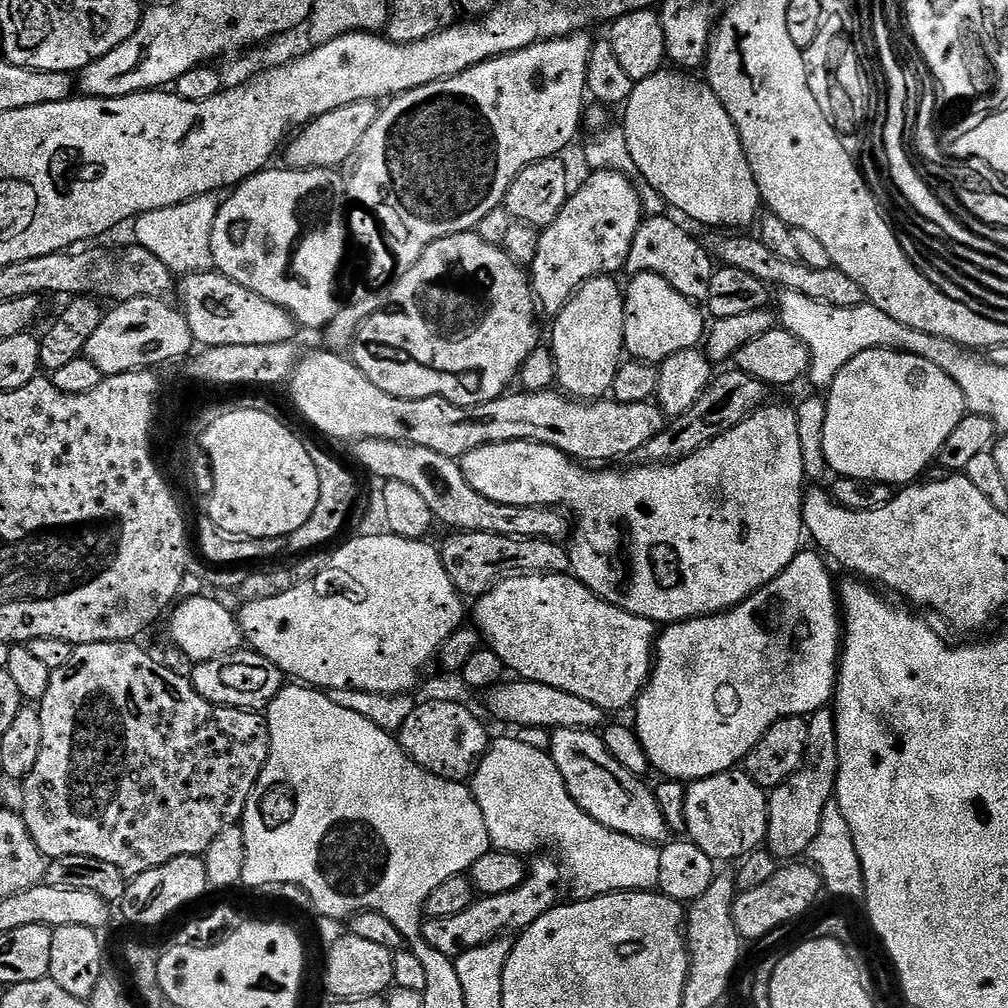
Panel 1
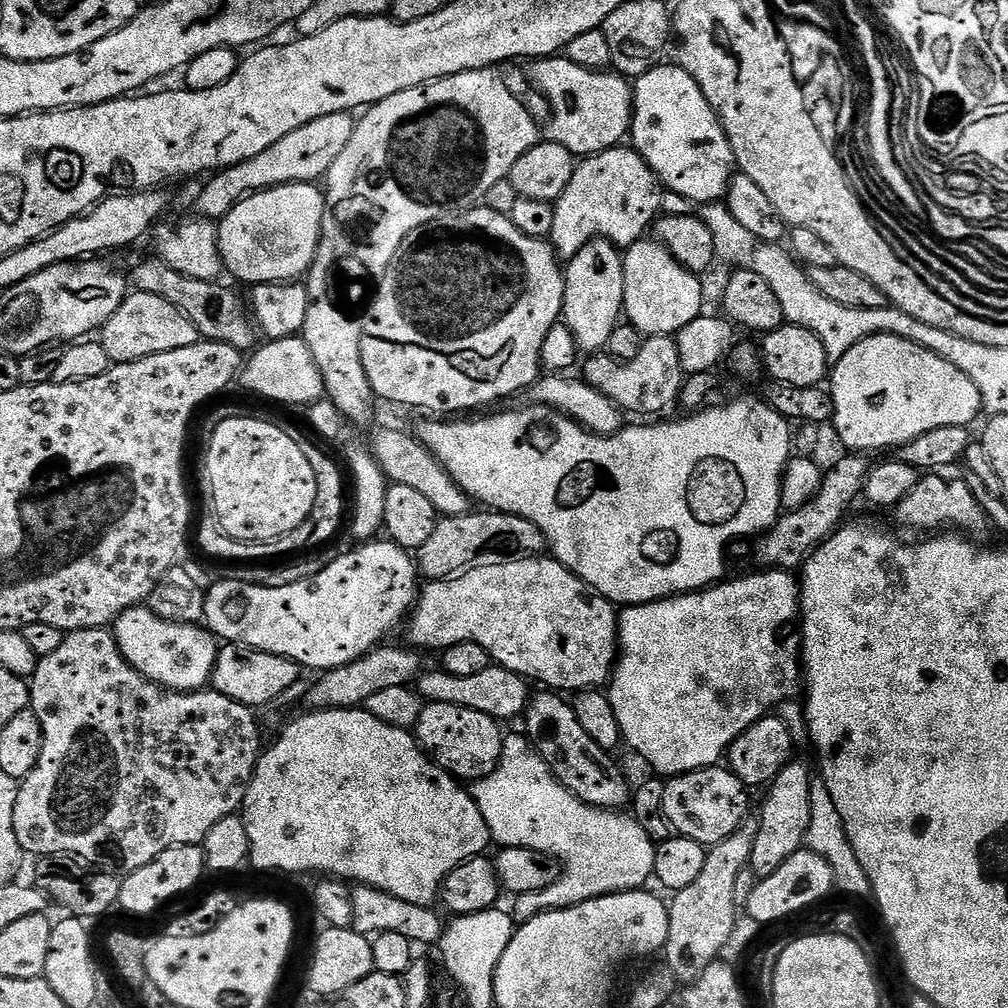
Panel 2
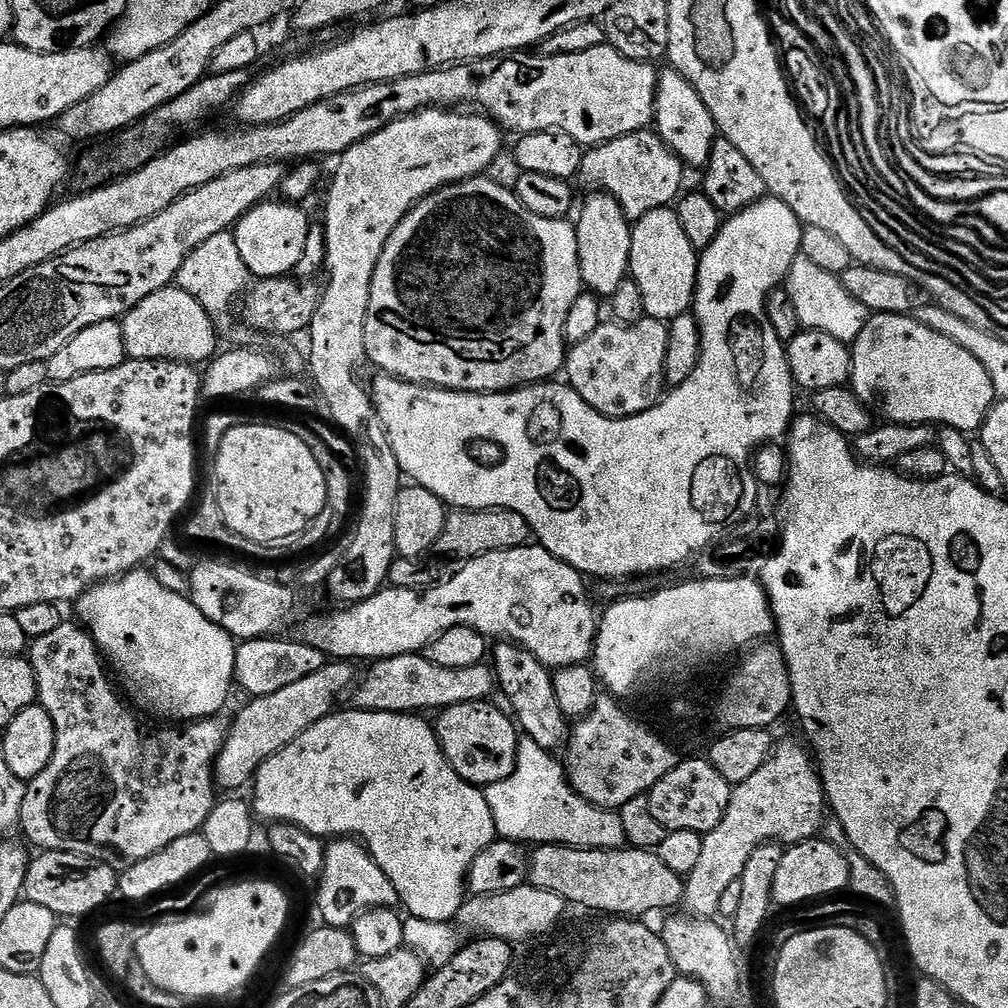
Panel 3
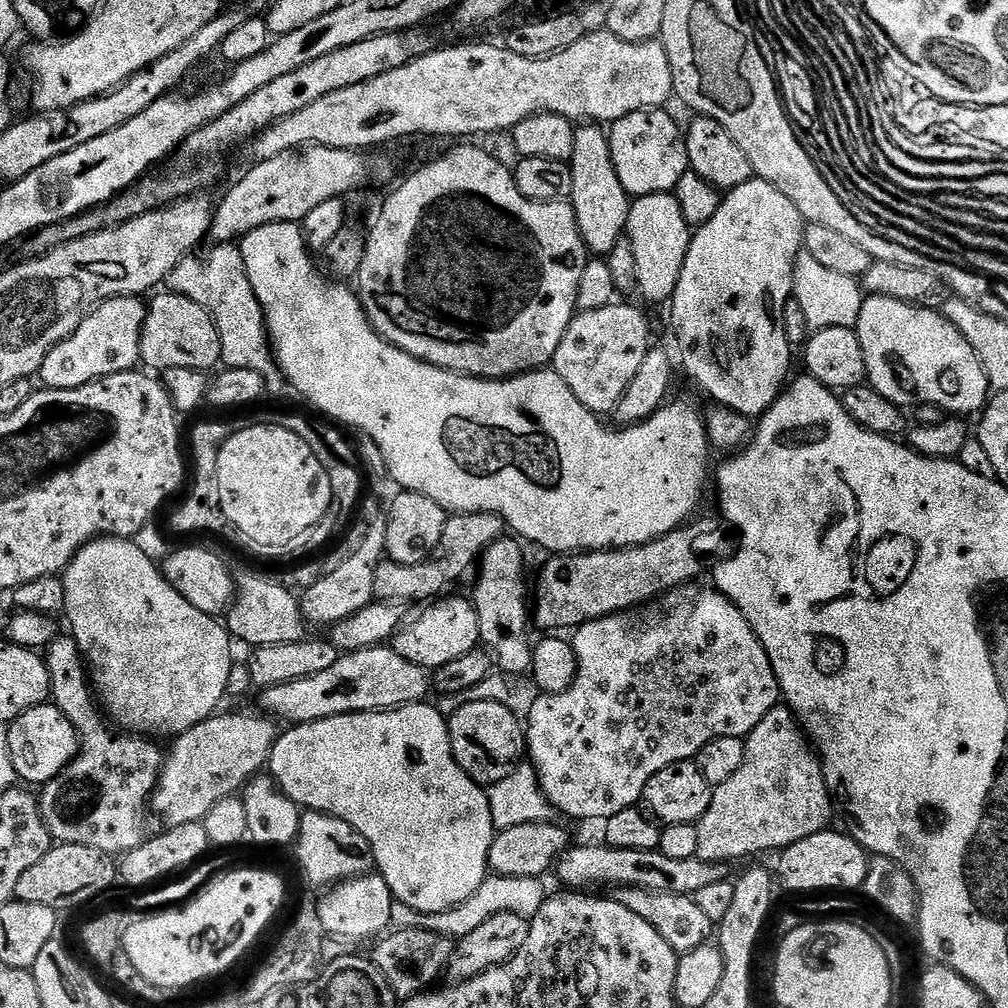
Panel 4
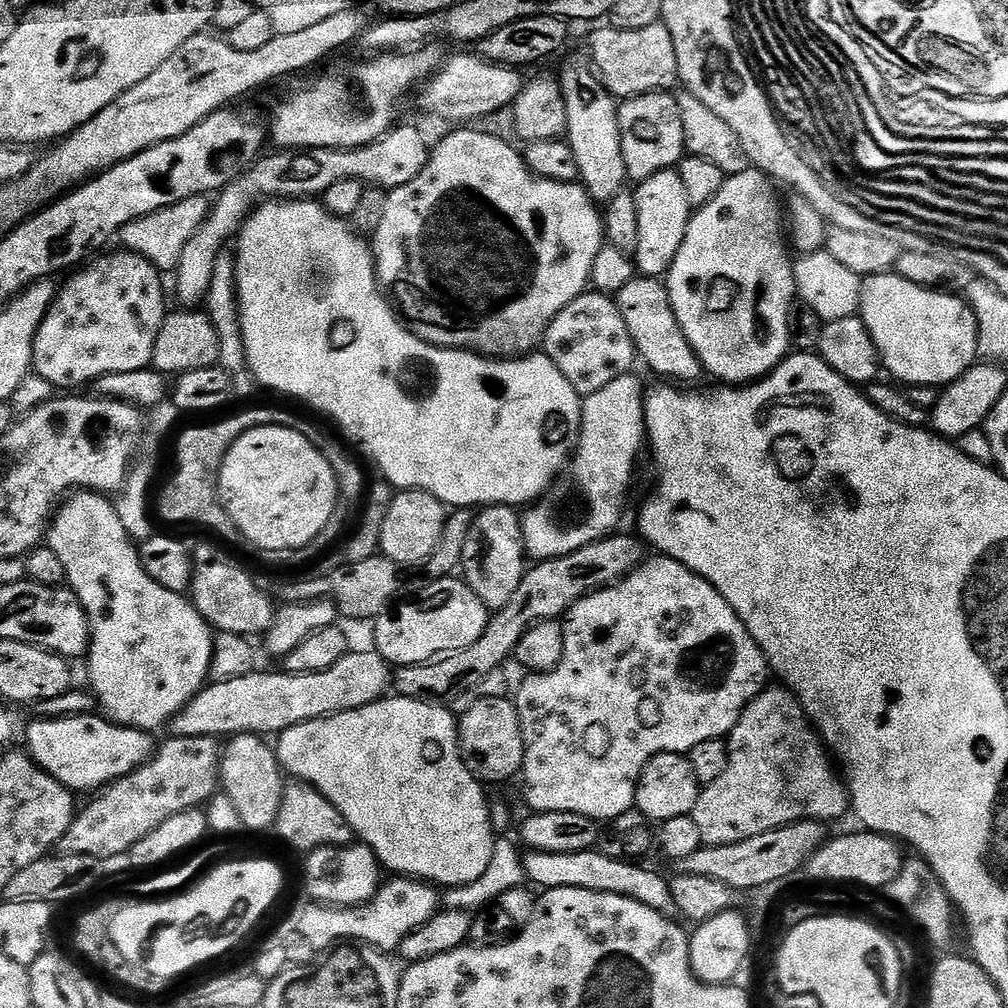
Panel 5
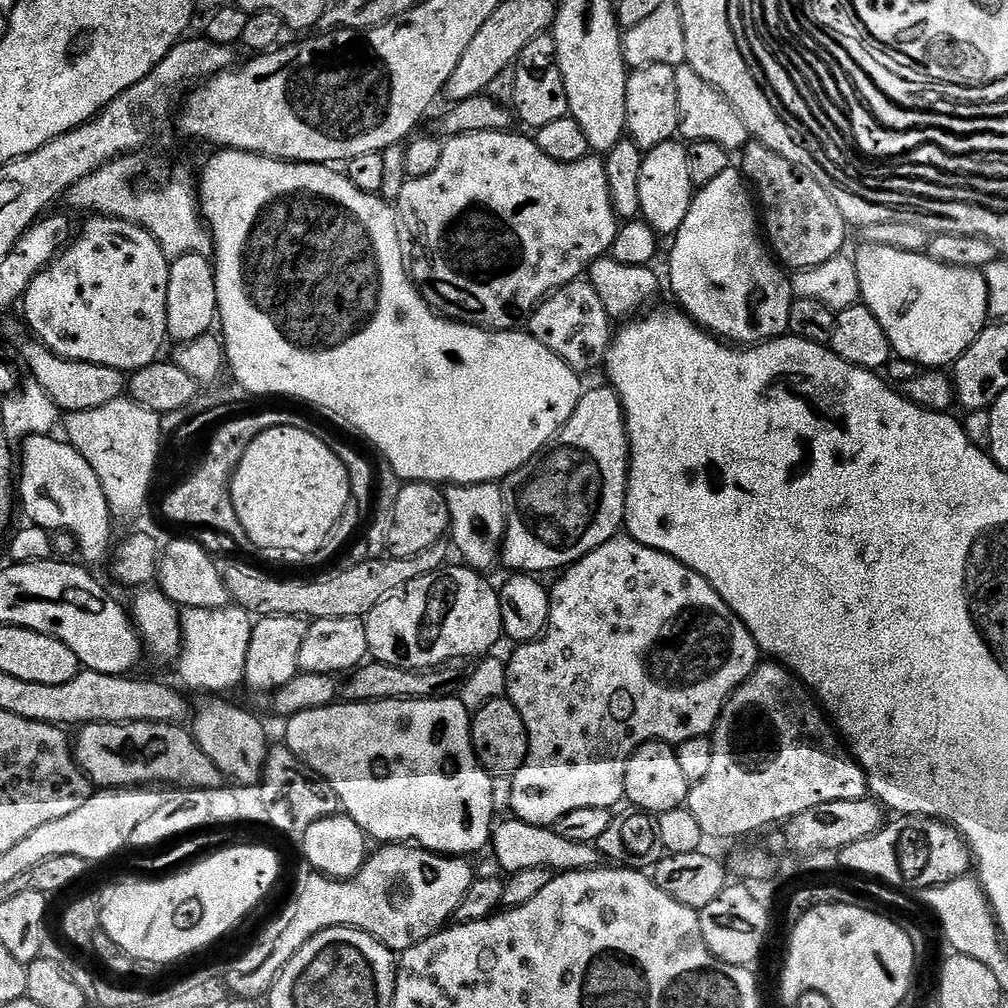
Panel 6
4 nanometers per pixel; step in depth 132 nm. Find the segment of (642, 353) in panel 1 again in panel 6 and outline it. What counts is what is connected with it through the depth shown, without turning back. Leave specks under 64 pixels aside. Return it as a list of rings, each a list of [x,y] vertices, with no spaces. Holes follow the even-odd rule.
[[[675,139],[662,142],[662,146],[654,146],[644,152],[642,162],[642,174],[638,178],[638,198],[640,199],[640,216],[644,223],[655,230],[657,237],[675,237],[676,232],[686,222],[686,214],[692,205],[694,189],[690,182],[690,158],[688,157],[687,147],[683,143],[676,144]]]

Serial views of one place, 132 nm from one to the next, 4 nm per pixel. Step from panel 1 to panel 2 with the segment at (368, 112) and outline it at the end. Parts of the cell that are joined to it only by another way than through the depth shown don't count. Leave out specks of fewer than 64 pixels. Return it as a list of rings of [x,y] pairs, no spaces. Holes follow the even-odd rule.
[[[347,112],[326,114],[326,118],[314,118],[314,122],[306,122],[306,126],[298,126],[291,134],[286,134],[282,142],[274,142],[270,150],[262,150],[262,154],[254,154],[246,162],[238,162],[238,166],[222,168],[211,177],[212,180],[200,192],[196,200],[196,208],[201,217],[213,222],[224,219],[226,214],[240,200],[253,196],[255,192],[265,192],[267,188],[277,188],[283,184],[306,184],[327,177],[330,166],[334,166],[334,158],[346,150],[350,138],[356,129],[356,120]]]

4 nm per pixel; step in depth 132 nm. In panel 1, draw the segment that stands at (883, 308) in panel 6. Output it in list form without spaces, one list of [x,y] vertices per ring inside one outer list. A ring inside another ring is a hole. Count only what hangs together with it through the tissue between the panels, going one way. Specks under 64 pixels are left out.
[[[885,348],[866,350],[858,358],[850,358],[834,378],[826,392],[826,426],[824,427],[824,457],[837,477],[858,478],[889,486],[907,486],[919,481],[931,464],[937,463],[946,438],[954,434],[954,426],[968,412],[958,390],[958,382],[950,374],[942,374],[934,362],[914,354]]]

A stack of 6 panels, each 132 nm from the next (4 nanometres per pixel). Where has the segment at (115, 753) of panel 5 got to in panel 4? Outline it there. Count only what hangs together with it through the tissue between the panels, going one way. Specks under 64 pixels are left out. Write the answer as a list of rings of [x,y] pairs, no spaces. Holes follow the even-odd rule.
[[[51,702],[34,706],[11,721],[8,724],[8,741],[10,762],[14,762],[17,777],[28,786],[48,784],[80,753],[80,736],[75,726]]]

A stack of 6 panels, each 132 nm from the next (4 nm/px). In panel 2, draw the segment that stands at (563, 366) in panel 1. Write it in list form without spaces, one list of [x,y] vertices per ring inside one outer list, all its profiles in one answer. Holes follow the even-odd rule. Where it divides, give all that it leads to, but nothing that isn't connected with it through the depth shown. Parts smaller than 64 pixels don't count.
[[[592,240],[572,256],[564,268],[563,323],[574,334],[581,353],[607,349],[610,336],[621,323],[624,311],[624,258],[621,249],[608,240]]]

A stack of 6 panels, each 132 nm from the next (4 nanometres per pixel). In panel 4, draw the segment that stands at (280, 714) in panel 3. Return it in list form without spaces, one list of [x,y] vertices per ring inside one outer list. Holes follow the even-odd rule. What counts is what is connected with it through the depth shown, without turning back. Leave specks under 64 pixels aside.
[[[252,712],[217,714],[171,741],[172,752],[170,748],[150,801],[151,811],[160,815],[165,829],[203,821],[214,802],[237,795],[267,765],[276,744],[278,724],[267,714],[259,715]]]

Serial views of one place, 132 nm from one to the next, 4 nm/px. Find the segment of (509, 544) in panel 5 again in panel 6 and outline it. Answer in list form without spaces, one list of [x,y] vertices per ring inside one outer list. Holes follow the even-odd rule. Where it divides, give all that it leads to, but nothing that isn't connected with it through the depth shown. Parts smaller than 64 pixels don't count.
[[[493,482],[491,484],[453,484],[444,492],[446,498],[446,506],[450,510],[450,544],[453,549],[460,551],[460,556],[465,565],[470,568],[475,568],[477,572],[487,573],[487,568],[492,568],[501,559],[501,548],[504,542],[504,531],[506,530],[506,522],[508,521],[508,505],[504,499],[504,489],[499,483]]]

